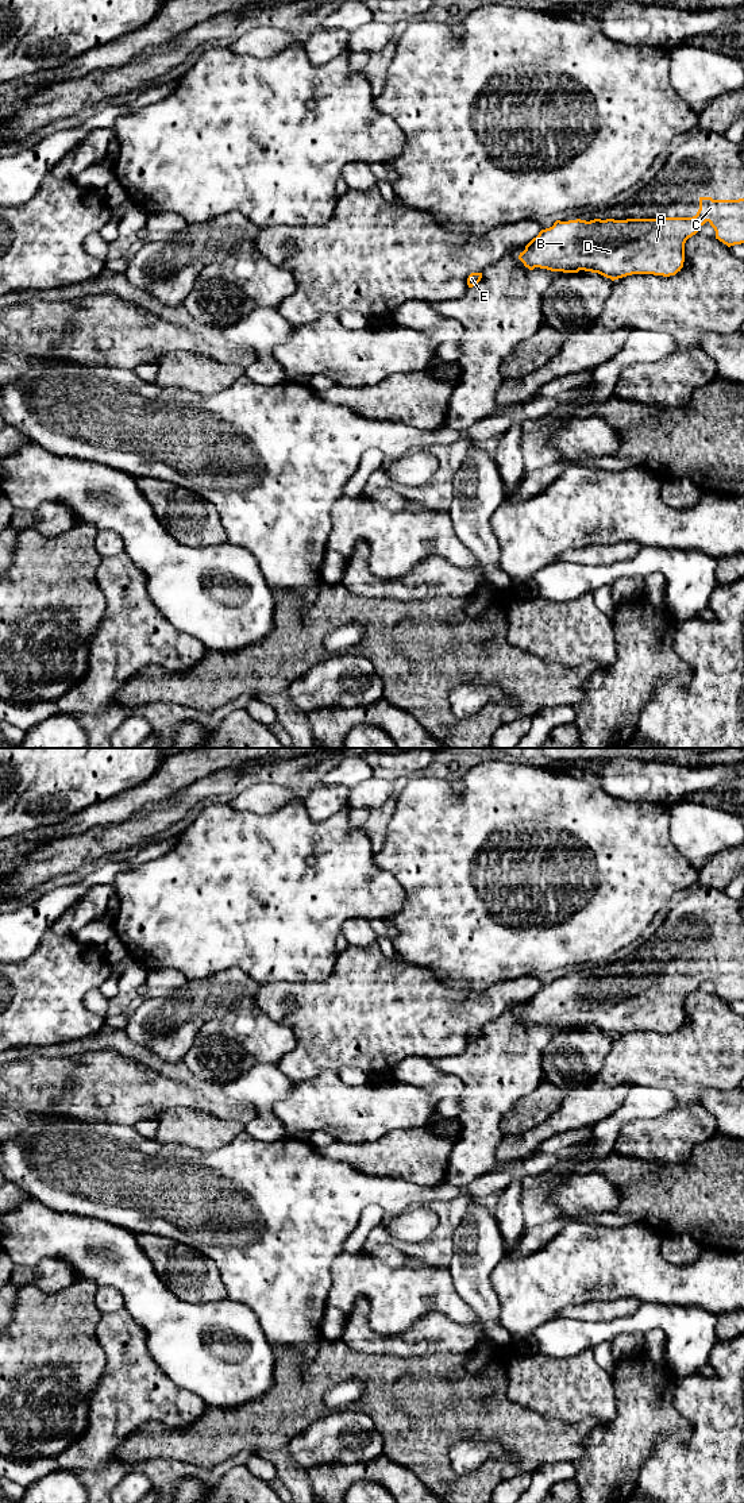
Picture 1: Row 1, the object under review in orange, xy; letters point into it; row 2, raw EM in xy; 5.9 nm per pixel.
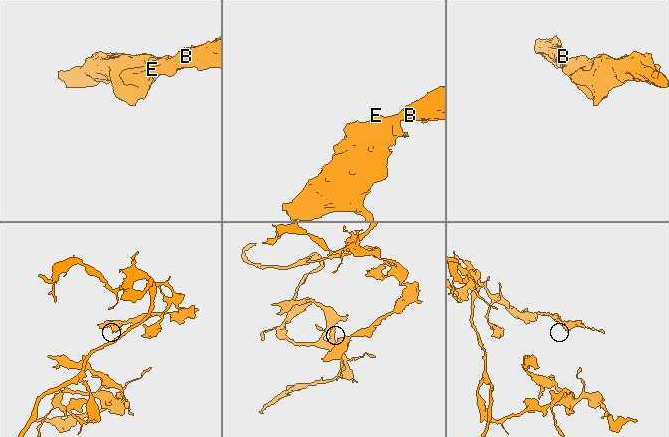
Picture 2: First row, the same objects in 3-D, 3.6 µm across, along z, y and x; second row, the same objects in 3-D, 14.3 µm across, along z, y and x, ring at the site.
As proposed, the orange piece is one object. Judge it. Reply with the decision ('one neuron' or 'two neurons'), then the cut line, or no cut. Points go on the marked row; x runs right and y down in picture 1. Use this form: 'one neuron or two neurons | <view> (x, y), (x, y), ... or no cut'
one neuron | no cut

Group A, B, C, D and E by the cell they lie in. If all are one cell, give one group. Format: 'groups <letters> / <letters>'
groups A B C D E

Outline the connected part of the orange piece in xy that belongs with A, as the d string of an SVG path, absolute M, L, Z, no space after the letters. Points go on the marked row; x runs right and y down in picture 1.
M699 197L699 209L693 217L556 220L552 227L541 230L525 246L519 259L529 270L535 267L563 273L585 270L598 273L612 281L632 274L670 277L683 267L686 240L695 235L706 221L714 228L716 239L728 247L744 243L744 199Z

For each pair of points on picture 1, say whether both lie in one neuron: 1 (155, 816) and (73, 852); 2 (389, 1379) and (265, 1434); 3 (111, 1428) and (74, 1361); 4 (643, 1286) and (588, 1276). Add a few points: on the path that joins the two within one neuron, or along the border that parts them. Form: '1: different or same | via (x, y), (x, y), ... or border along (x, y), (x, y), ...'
1: same | via (135, 829), (93, 844)
2: same | via (358, 1371), (328, 1371), (296, 1403)
3: different | border along (105, 1364), (101, 1379), (89, 1398), (85, 1424)
4: same | via (629, 1276), (601, 1276)

